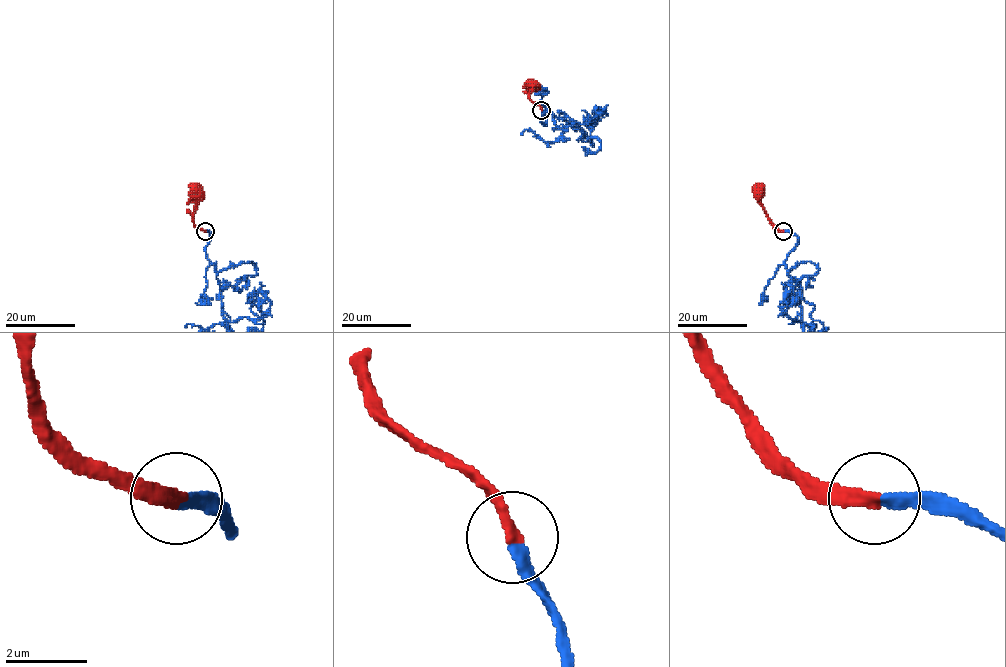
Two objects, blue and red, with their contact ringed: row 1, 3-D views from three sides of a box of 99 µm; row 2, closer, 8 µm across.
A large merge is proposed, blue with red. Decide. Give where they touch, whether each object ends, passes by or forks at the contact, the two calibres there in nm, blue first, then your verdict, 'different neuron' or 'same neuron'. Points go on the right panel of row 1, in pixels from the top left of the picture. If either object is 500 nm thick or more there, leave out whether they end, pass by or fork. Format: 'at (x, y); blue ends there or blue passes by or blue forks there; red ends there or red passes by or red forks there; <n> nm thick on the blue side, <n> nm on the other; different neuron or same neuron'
at (783, 231); blue ends there; red ends there; 280 nm thick on the blue side, 320 nm on the other; same neuron

